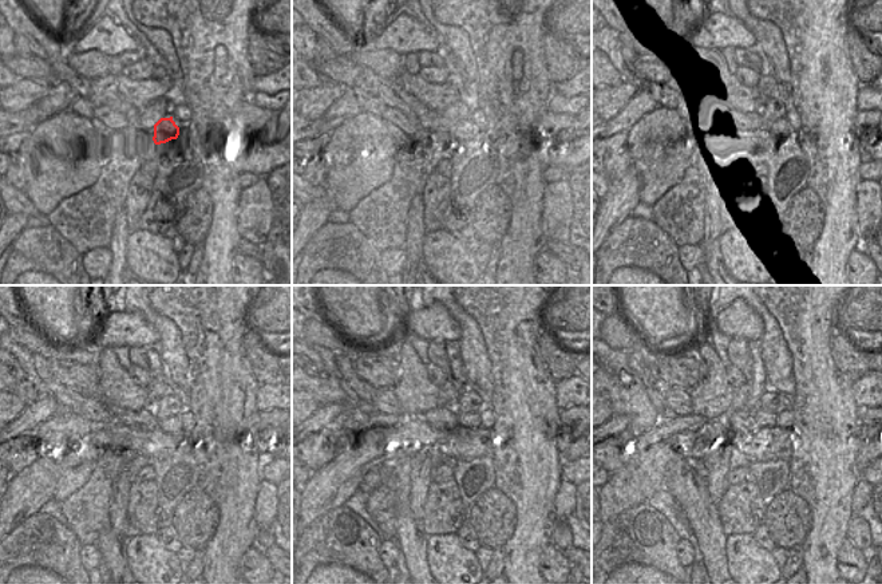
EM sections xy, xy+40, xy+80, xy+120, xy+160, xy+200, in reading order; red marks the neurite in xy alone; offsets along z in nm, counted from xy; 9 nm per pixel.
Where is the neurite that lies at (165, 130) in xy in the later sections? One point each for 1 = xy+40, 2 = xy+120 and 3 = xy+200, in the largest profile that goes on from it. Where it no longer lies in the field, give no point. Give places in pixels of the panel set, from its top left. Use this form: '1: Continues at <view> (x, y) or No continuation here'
1: Continues at xy+40 (465, 129)
2: Continues at xy+120 (173, 423)
3: Continues at xy+200 (764, 418)

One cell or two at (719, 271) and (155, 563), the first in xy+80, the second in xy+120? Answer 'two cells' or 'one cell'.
two cells

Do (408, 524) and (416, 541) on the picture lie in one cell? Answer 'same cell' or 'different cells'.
same cell

